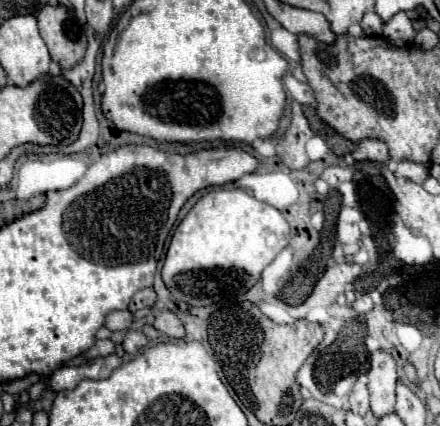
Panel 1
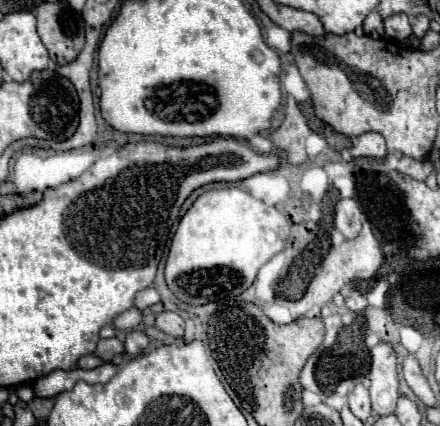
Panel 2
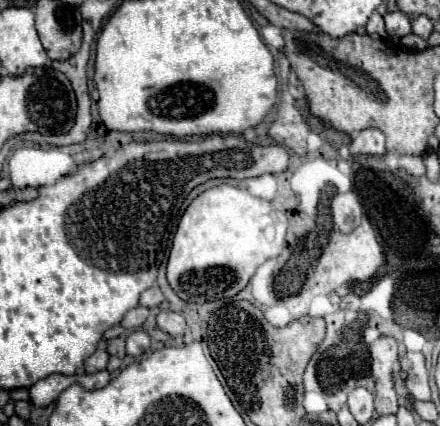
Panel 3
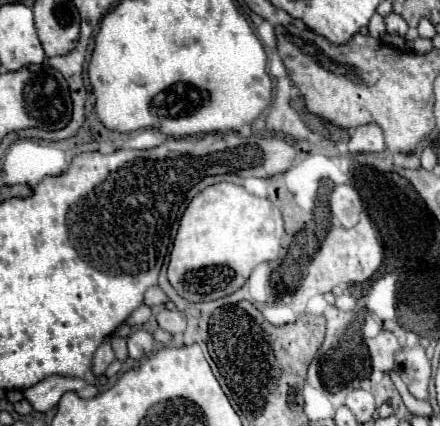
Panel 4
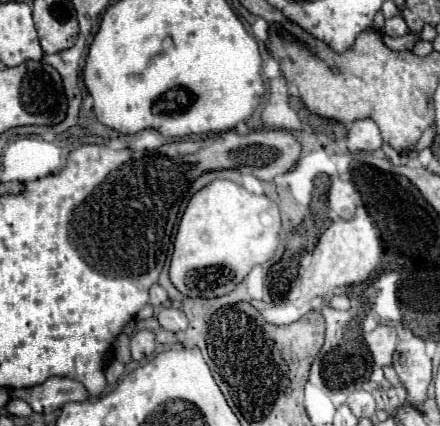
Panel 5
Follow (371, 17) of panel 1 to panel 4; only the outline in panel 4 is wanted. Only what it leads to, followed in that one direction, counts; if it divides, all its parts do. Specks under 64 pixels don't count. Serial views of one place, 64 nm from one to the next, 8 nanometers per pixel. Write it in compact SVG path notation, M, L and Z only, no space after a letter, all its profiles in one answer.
M374 14L370 24L368 24L368 34L370 36L376 36L378 40L386 36L386 26L384 26L384 18L380 14Z

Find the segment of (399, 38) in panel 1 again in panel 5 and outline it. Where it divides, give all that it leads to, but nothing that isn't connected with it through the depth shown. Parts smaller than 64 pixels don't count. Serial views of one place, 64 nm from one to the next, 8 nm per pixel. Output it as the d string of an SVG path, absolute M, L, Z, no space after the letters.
M402 16L388 18L386 24L384 24L384 34L388 34L388 36L404 36L404 34L408 34L408 26L402 20Z

